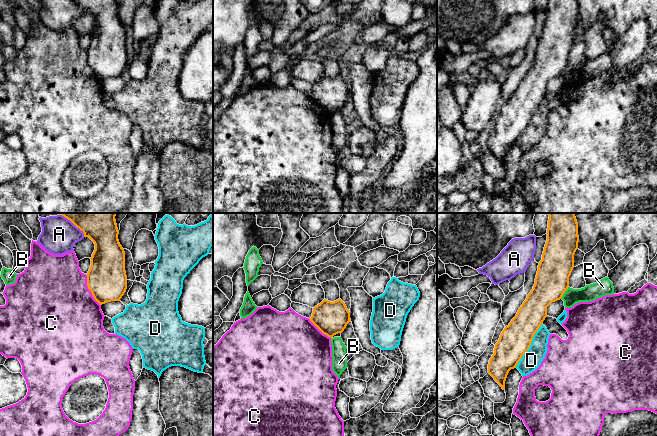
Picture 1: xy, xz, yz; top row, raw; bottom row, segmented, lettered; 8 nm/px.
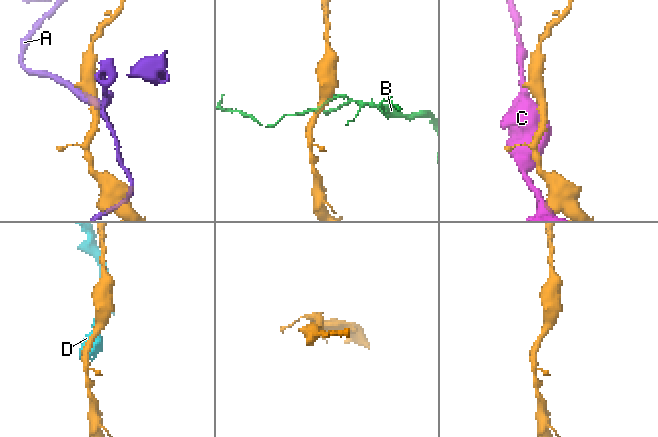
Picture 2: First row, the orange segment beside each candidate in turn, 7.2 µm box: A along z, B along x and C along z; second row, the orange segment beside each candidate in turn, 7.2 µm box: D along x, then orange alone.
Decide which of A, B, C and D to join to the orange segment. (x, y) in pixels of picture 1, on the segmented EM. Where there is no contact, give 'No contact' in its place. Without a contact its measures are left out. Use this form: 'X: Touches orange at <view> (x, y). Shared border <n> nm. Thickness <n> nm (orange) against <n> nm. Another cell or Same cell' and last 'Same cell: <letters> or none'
A: Touches orange at xy (74, 224). Shared border 260 nm. Thickness 340 nm (orange) against 280 nm. Another cell
B: Touches orange at yz (564, 292). Shared border 120 nm. Thickness 280 nm (orange) against 130 nm. Another cell
C: Touches orange at xy (89, 289). Shared border 280 nm. Thickness 320 nm (orange) against 500 nm. Another cell
D: Touches orange at yz (530, 345). Shared border 420 nm. Thickness 240 nm (orange) against 160 nm. Another cell
Same cell: none

